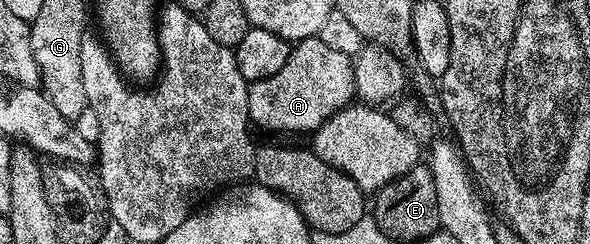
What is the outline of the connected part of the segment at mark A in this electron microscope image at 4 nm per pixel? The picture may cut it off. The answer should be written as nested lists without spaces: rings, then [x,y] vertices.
[[[319,36],[295,41],[286,66],[278,74],[249,83],[249,121],[268,132],[315,132],[322,122],[357,99],[353,63],[353,57],[326,46]]]

